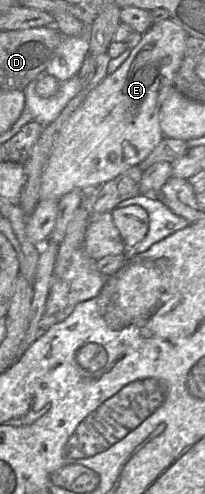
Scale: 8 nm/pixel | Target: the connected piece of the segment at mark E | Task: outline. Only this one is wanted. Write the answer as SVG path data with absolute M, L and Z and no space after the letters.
M170 18L152 25L131 50L127 60L89 93L85 102L68 119L55 142L43 170L40 200L59 200L72 190L99 187L130 167L139 165L152 152L164 137L159 123L159 110L166 98L166 90L174 87L187 37L186 31Z

